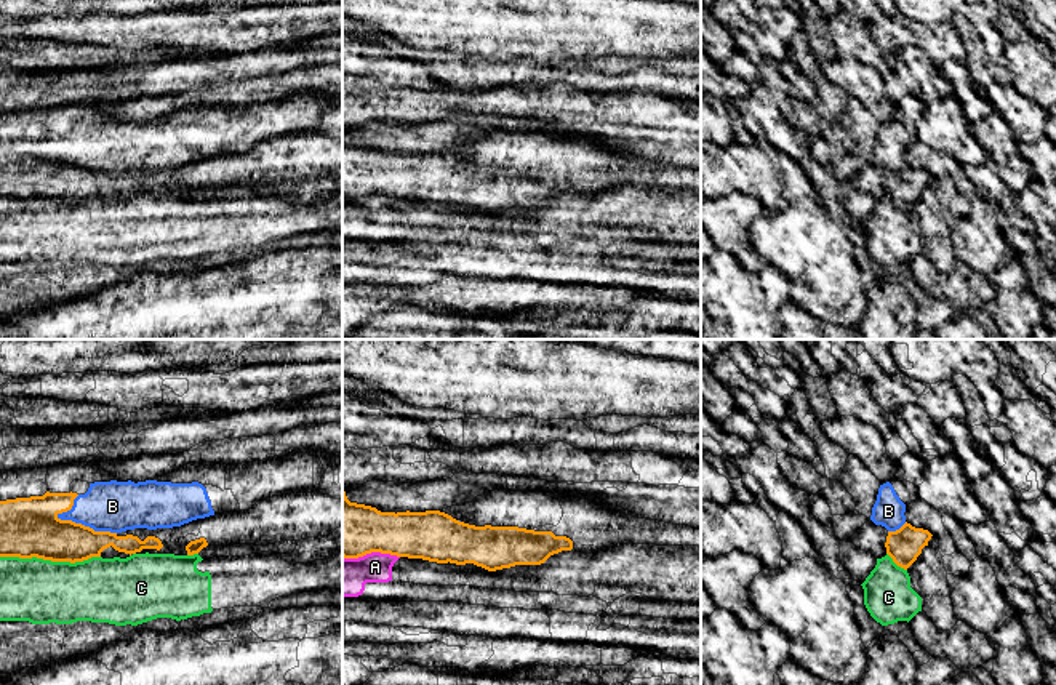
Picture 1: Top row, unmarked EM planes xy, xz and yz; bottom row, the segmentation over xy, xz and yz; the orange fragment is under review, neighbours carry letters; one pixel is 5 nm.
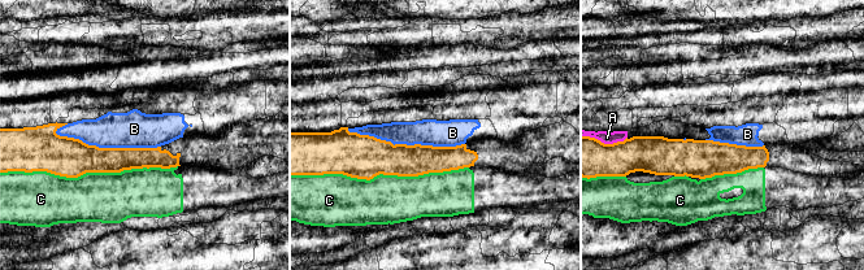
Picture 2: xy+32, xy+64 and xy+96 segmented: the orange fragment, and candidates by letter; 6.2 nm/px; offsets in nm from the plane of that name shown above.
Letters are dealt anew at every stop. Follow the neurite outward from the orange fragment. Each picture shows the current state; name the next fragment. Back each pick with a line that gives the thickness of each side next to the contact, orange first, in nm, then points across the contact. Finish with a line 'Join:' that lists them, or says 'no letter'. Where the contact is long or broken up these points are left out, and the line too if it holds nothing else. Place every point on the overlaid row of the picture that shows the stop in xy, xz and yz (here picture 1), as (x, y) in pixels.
Join: no letter

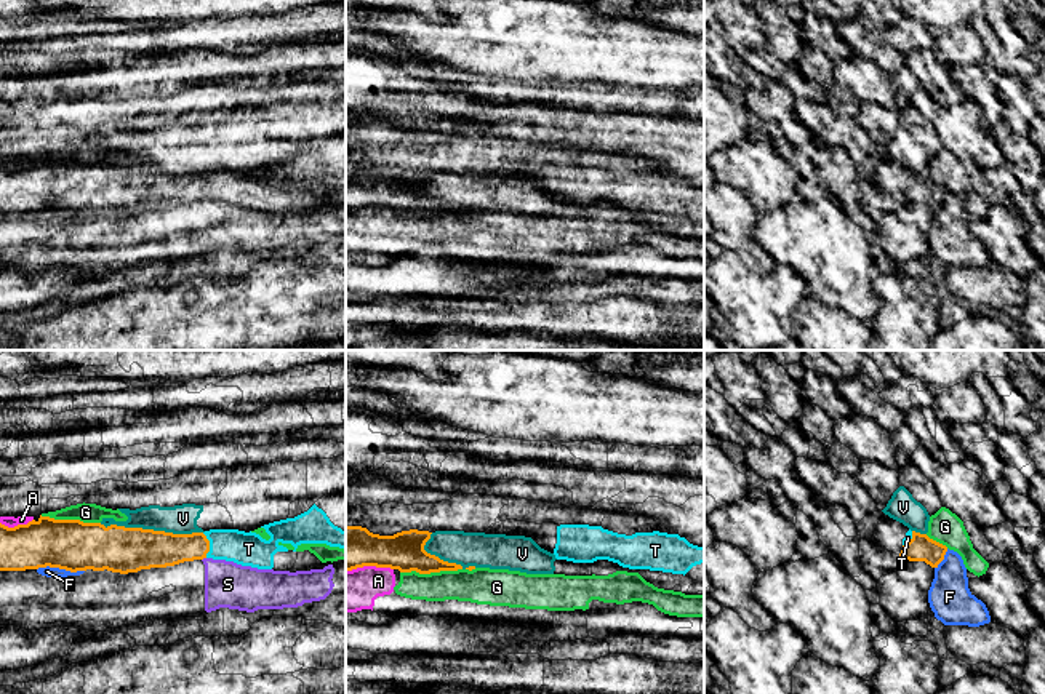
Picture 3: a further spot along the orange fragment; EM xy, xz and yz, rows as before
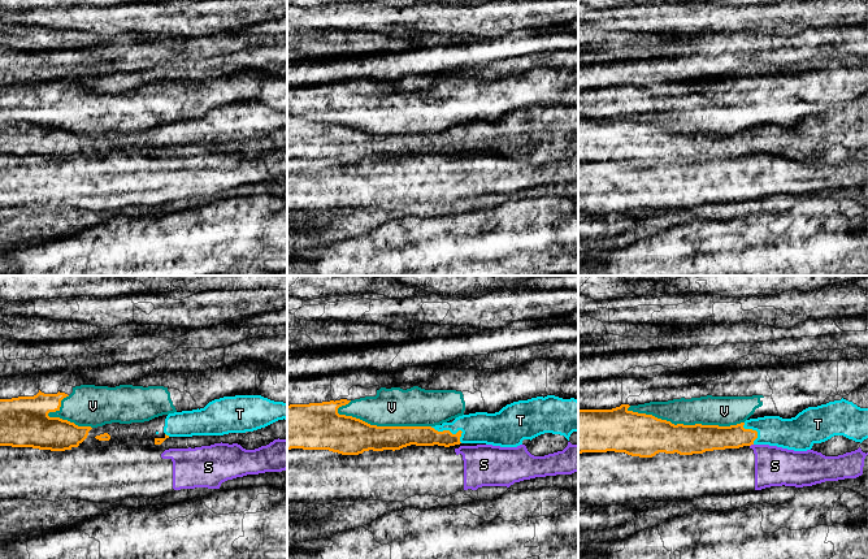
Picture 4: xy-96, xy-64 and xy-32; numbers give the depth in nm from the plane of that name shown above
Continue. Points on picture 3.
T: Thickness 190 nm (orange) against 180 nm. Path across: xy (159, 549), (208, 546), (239, 546), (248, 549)
Join: T

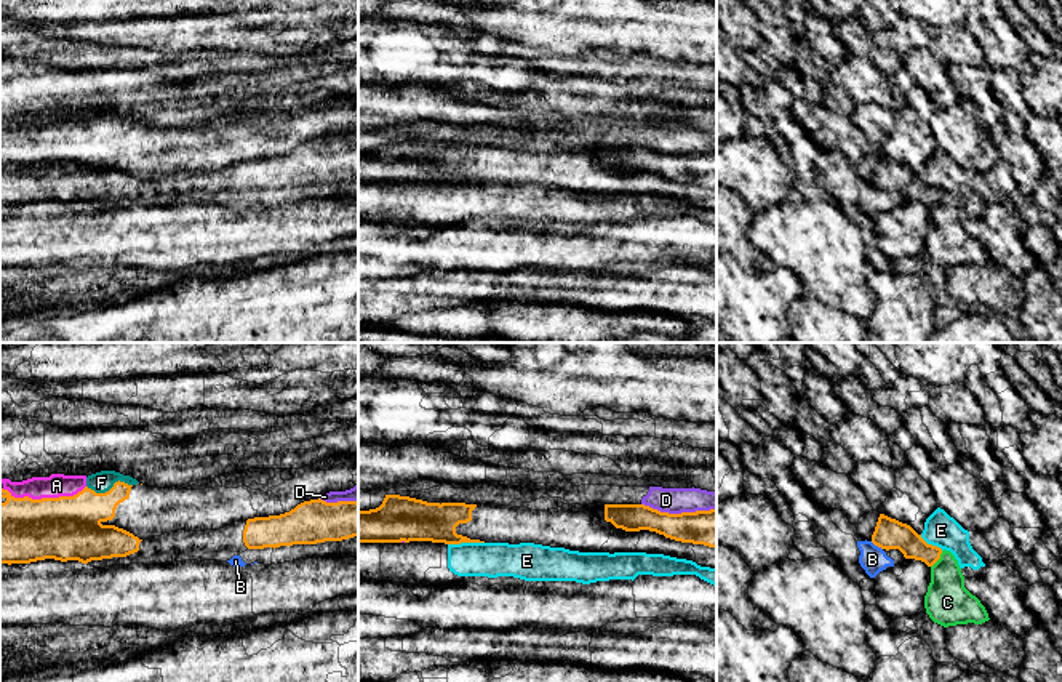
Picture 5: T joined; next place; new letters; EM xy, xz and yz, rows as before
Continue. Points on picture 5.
Join: no letter

